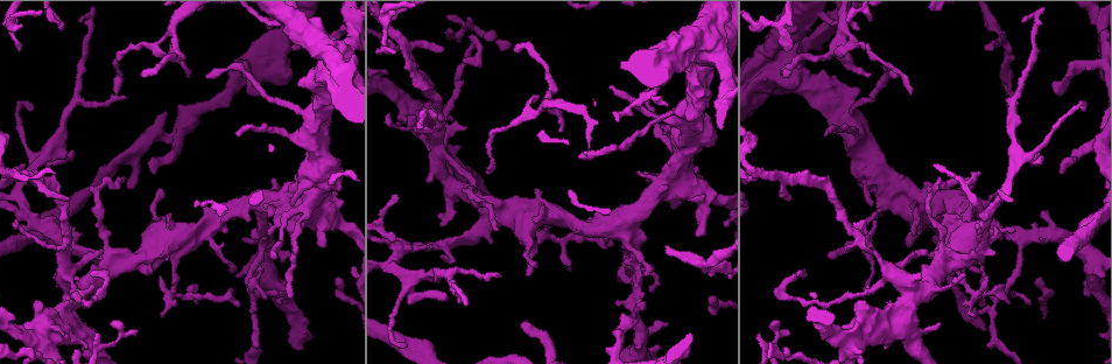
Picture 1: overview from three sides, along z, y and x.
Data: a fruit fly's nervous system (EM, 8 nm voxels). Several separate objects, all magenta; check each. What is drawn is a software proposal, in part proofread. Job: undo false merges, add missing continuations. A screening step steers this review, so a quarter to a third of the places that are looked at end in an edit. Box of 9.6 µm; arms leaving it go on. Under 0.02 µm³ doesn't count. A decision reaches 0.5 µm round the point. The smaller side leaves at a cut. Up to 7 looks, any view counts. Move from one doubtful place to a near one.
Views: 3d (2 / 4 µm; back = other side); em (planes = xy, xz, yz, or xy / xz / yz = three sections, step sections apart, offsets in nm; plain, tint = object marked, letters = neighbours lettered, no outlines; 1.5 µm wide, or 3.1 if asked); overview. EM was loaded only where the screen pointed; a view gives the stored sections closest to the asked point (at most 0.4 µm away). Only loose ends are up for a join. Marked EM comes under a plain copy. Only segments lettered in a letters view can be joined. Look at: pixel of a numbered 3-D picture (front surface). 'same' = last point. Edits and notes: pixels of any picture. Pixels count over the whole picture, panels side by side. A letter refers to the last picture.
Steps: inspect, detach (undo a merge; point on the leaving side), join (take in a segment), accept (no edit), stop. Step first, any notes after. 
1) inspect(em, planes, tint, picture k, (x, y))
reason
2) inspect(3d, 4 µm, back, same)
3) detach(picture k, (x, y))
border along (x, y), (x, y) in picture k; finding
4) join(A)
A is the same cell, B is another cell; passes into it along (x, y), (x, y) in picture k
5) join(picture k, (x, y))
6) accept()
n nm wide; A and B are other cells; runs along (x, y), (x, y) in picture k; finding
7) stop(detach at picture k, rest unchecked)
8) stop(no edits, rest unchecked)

inspect(3d, 2 µm, back, picture 1, (124, 96))
an open end

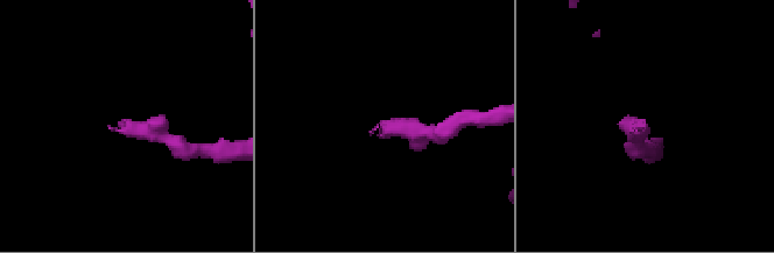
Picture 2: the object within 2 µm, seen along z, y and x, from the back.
inspect(em, 3.1 µm, xy, step 8, tint, picture 2, (639, 126))

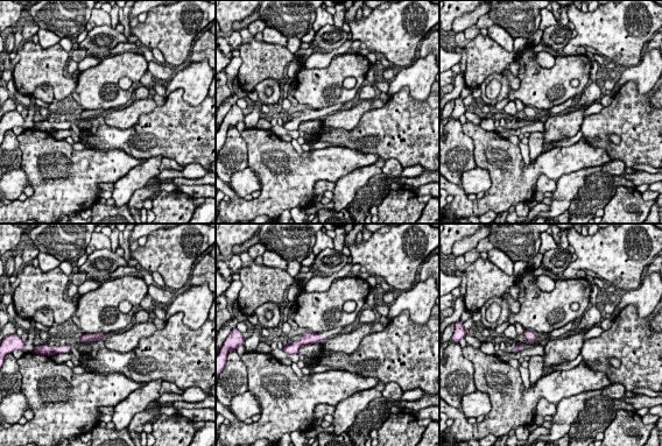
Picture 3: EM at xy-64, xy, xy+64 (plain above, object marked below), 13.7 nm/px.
inspect(em, 3.1 µm, planes, letters, same)

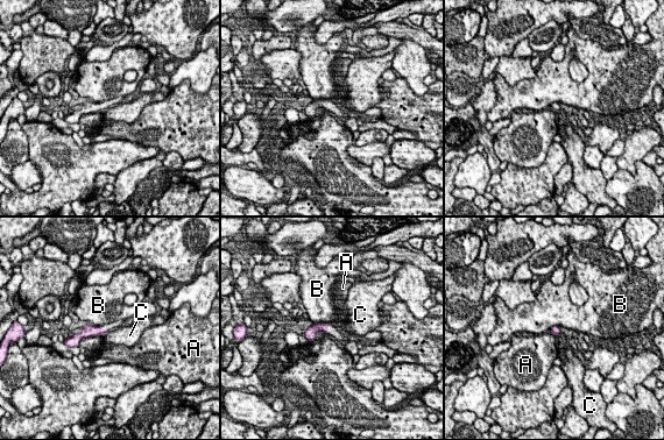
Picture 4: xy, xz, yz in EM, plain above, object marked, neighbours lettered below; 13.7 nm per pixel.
accept()
A, B and C are other cells; no lettered segment goes on from it

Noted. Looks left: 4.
inspect(3d, 4 µm, picture 1, (452, 282))

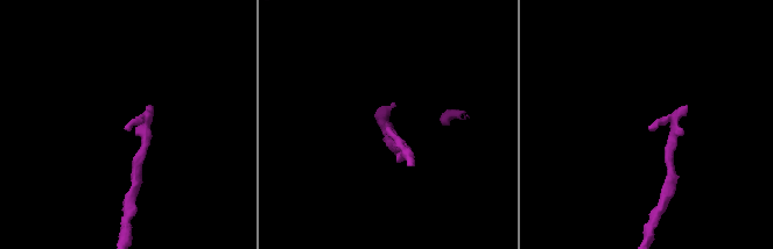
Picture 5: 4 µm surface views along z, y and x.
inspect(em, yz, step 8, letters, picture 5, (649, 126))

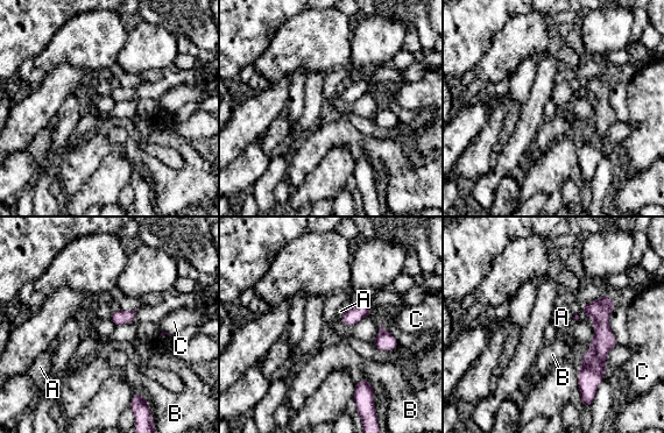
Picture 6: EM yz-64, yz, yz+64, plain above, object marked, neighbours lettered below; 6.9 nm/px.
inspect(em, planes, letters, same)

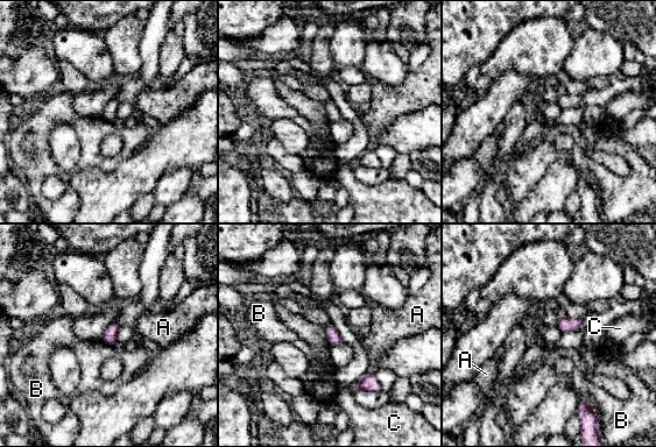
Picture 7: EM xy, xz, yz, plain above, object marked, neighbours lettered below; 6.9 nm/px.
accept()
A, B and C are other cells; border along (100, 340), (112, 346) in picture 7; no lettered segment goes on from it

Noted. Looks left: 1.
stop(no edits, rest unchecked)

